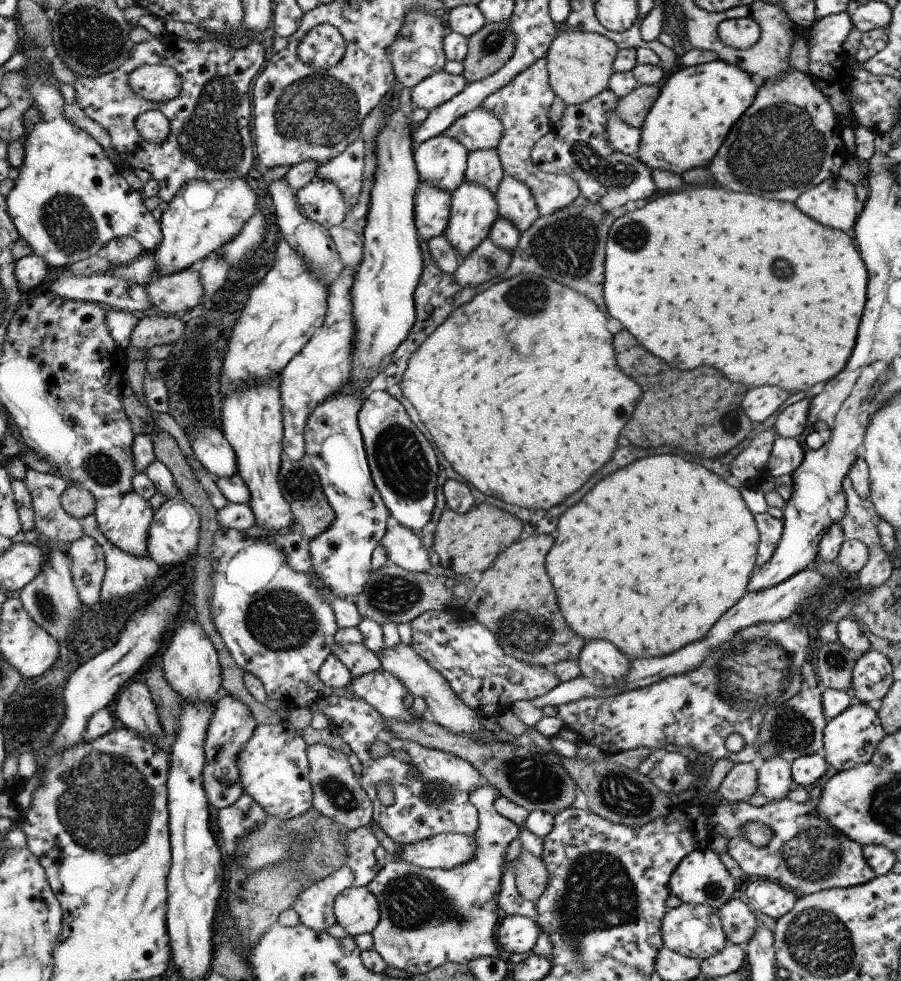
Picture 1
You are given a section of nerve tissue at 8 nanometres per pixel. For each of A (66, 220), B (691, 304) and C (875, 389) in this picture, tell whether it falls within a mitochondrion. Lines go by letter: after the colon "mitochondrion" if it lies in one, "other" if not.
A: mitochondrion
B: other
C: mitochondrion

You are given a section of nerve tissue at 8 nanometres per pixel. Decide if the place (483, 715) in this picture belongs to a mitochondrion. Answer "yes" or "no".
no

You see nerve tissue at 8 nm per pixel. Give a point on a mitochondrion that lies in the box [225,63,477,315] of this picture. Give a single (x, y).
(315, 111)

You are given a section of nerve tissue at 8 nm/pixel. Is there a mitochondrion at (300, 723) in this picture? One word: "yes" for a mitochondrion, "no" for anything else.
no

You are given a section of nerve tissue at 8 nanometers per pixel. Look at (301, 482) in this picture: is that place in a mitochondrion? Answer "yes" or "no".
yes

